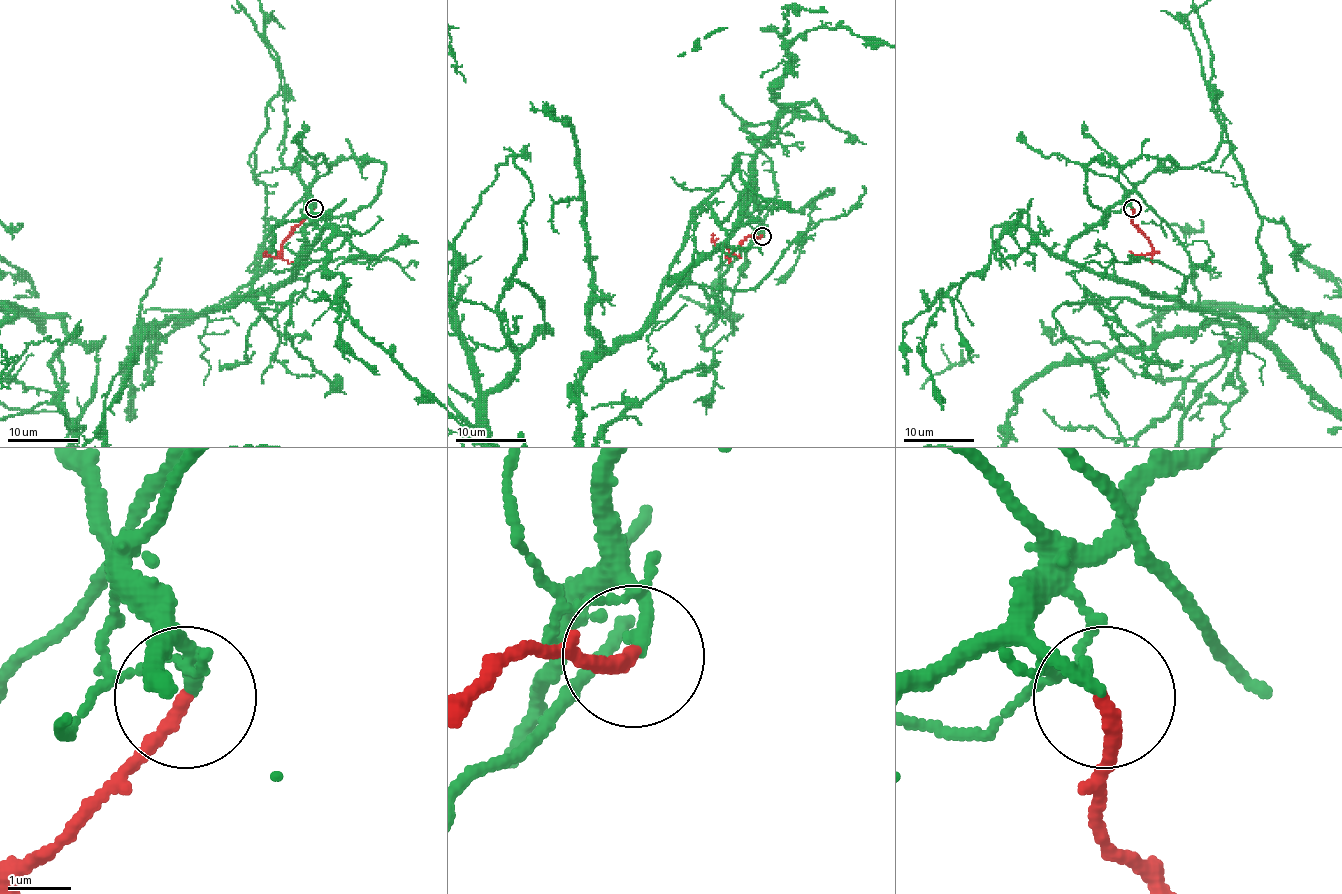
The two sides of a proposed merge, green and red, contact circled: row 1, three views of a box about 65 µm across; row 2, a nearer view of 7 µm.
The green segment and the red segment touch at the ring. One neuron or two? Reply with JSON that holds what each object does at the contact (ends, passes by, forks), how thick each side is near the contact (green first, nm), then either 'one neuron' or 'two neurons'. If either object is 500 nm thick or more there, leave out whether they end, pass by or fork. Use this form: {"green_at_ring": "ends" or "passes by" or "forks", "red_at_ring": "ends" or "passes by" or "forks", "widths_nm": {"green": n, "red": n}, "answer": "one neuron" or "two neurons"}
{"green_at_ring": "ends", "red_at_ring": "ends", "widths_nm": {"green": 200, "red": 220}, "answer": "one neuron"}

